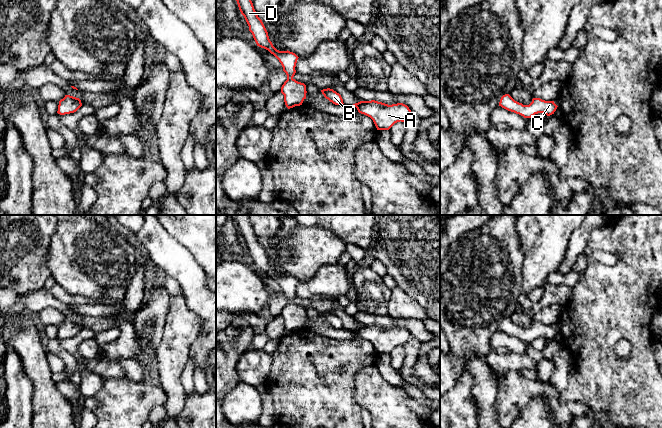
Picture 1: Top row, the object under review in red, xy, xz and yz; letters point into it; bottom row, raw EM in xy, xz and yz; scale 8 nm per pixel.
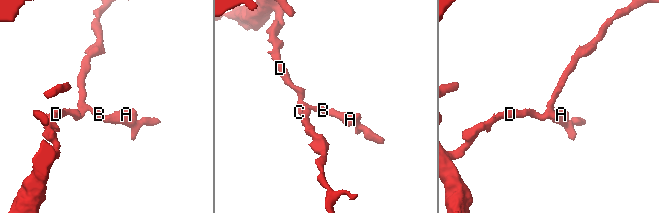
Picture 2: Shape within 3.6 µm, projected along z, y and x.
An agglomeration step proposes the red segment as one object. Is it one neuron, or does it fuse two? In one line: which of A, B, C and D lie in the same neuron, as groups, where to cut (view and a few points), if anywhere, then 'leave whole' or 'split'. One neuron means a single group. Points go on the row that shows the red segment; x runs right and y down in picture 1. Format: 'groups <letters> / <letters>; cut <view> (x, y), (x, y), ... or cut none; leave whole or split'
groups A B C D; cut none; leave whole

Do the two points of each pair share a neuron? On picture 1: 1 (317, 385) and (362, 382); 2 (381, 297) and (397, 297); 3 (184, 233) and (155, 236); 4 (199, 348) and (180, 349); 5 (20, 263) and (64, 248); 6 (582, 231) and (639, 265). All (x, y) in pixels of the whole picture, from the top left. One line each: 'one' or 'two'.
1: two
2: two
3: two
4: two
5: two
6: two

